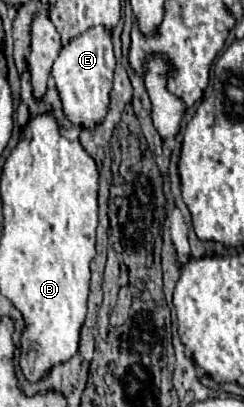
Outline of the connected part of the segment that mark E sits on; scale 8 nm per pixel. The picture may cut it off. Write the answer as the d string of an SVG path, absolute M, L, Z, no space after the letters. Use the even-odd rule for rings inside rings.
M92 28L82 36L74 38L68 46L60 50L54 62L52 76L56 80L56 90L60 94L62 110L66 118L80 128L96 130L110 110L110 90L114 74L114 52L110 34L104 28Z

